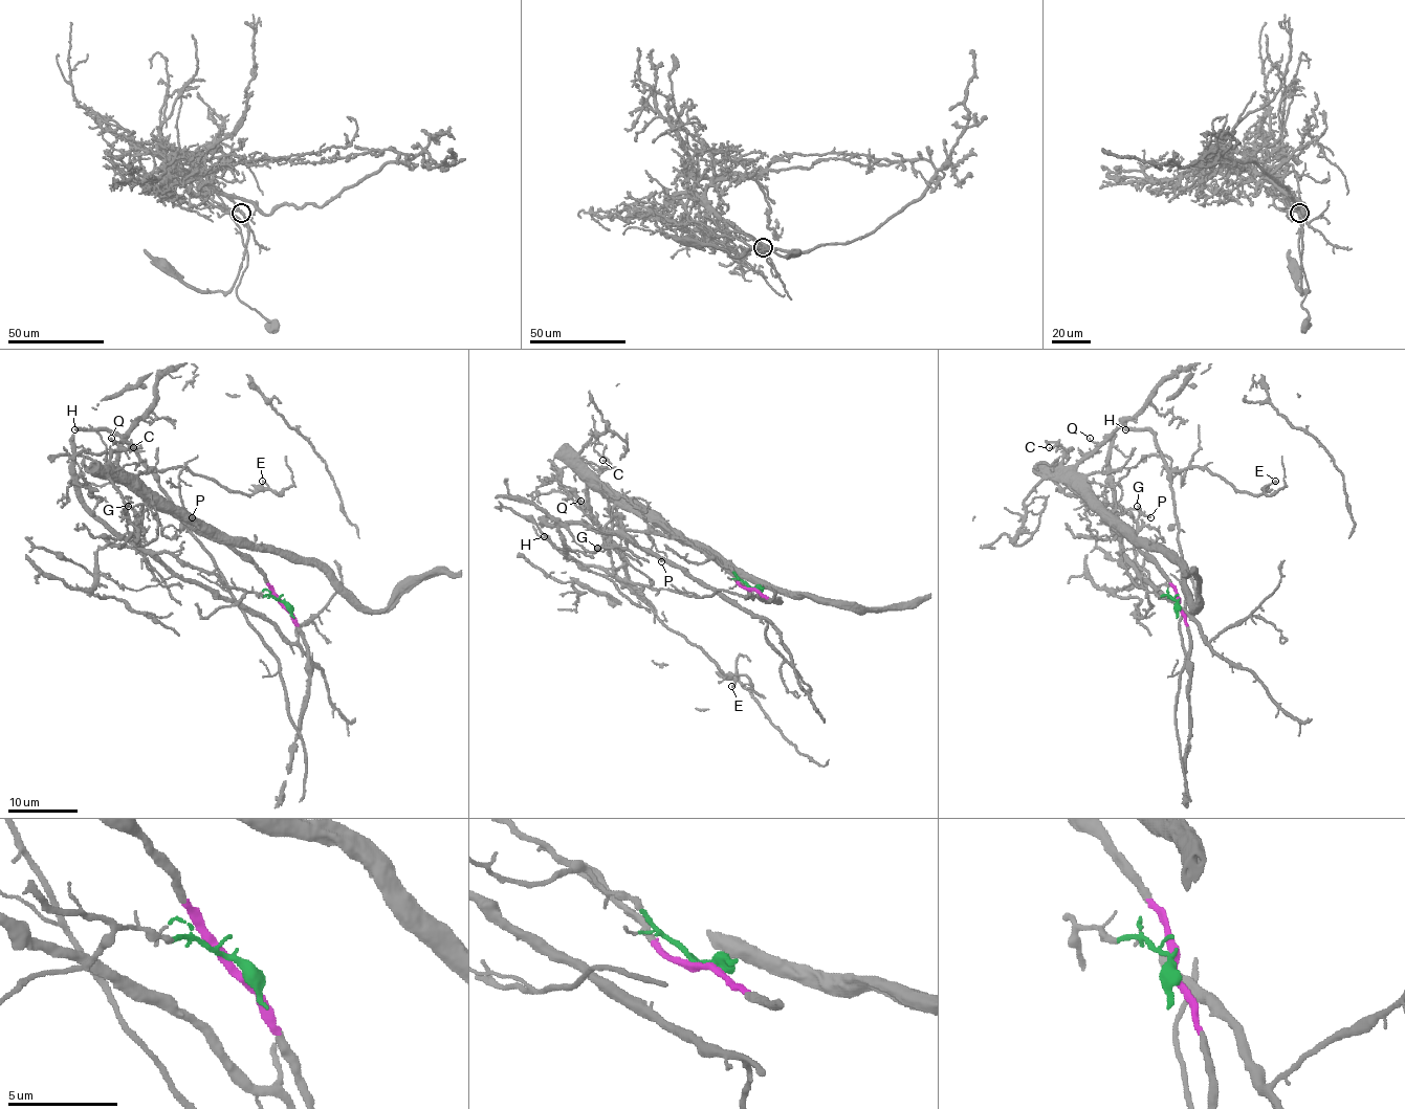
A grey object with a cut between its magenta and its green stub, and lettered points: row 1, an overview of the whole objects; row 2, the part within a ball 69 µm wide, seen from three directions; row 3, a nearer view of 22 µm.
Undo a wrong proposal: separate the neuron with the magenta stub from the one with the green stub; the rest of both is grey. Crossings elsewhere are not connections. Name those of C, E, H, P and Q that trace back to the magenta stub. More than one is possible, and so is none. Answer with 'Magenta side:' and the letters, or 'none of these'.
Magenta side: C, P, Q

